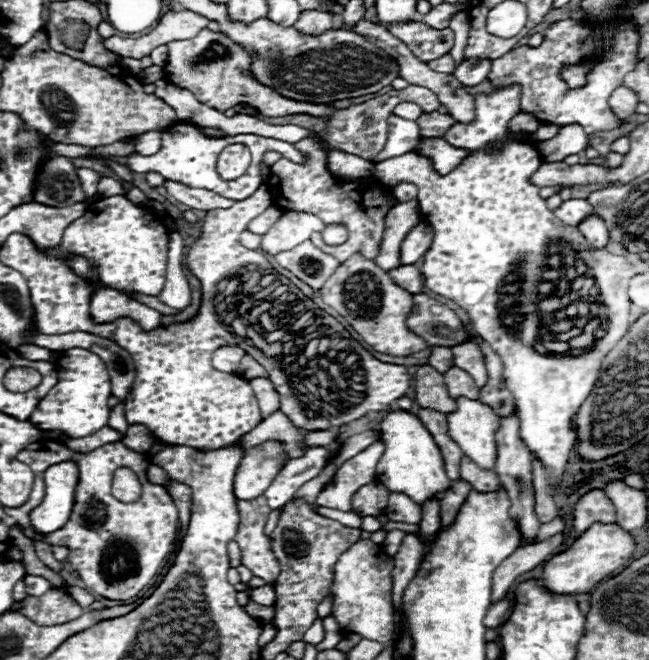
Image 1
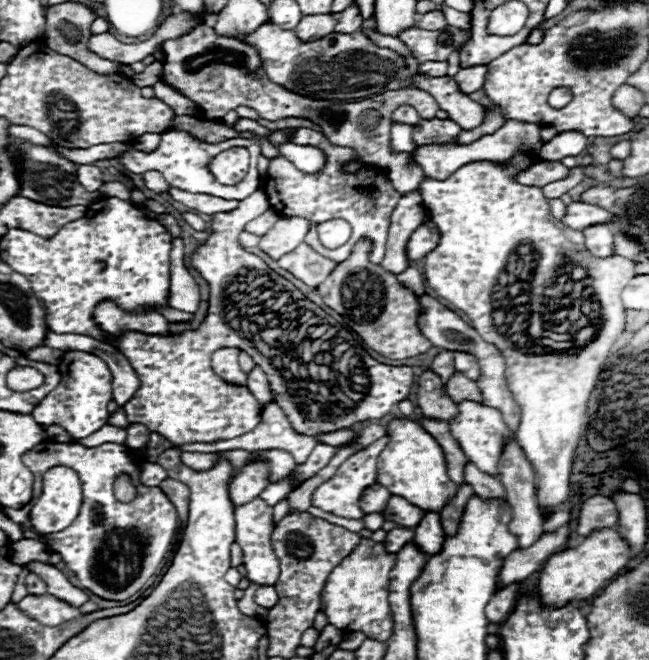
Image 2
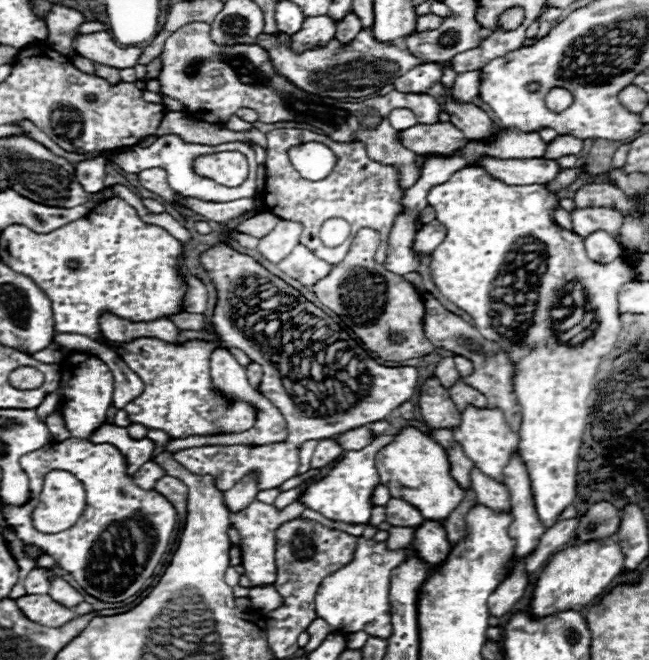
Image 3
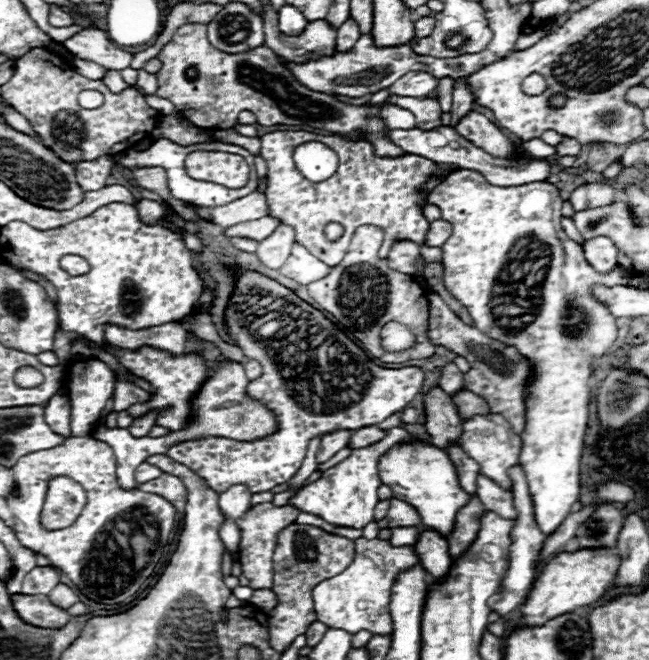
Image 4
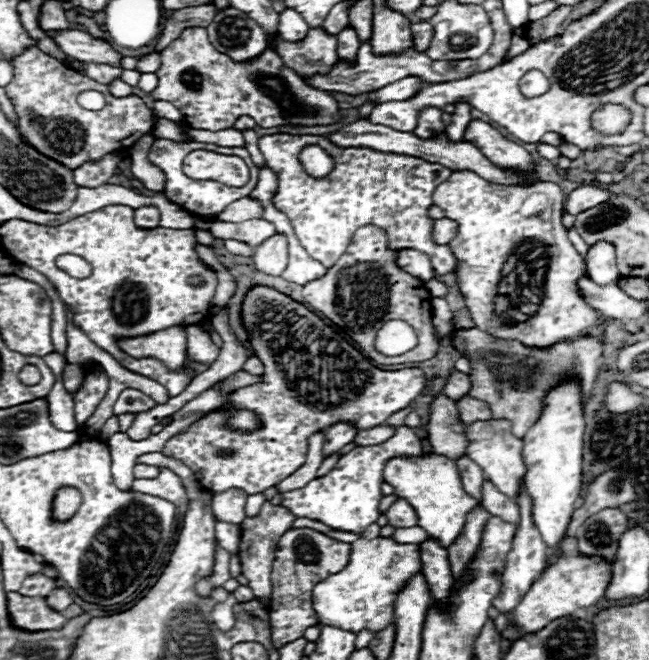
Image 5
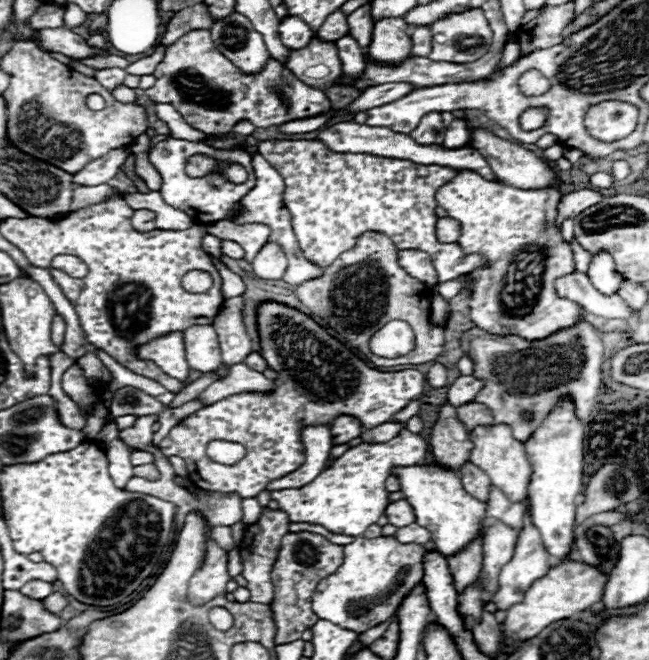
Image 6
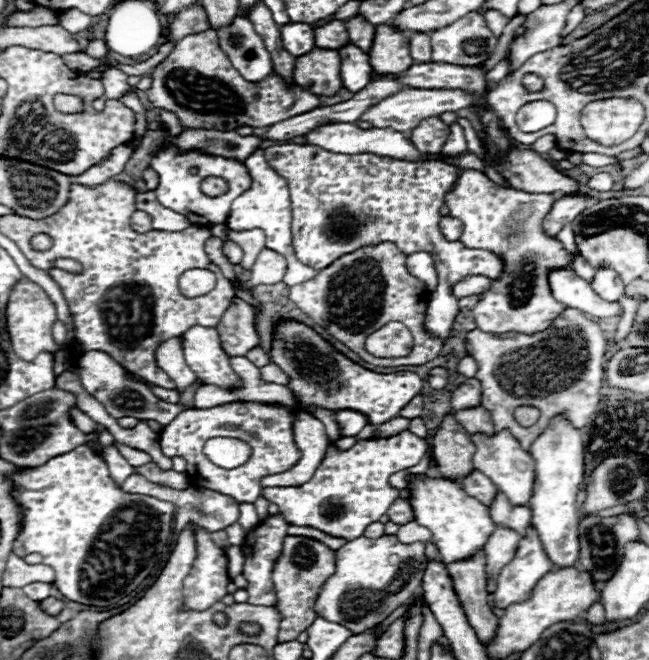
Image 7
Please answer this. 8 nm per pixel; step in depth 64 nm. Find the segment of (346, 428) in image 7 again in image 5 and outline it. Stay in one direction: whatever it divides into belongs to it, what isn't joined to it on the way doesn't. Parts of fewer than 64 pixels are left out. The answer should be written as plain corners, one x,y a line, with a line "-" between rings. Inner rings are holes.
338,422
334,426
330,426
326,430
326,442
324,442
324,456
330,456
332,452
340,450
342,446
346,446
348,442
352,442
356,438
358,430
354,426
350,426
348,422

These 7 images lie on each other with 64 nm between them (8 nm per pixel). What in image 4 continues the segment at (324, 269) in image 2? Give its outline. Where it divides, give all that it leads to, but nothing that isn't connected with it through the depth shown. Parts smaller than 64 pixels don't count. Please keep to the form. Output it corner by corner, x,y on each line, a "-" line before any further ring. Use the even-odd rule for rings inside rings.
296,242
292,246
292,254
290,254
288,262
282,266
280,272
284,276
296,280
302,286
308,286
308,284
324,278
330,272
330,266
326,266
324,262
318,262
318,258
314,258
304,246
300,246

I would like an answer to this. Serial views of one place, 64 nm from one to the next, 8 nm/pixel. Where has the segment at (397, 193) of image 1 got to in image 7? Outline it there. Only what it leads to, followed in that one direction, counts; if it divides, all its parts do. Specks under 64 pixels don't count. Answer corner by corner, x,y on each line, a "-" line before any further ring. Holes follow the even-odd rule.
212,28
178,40
170,56
154,68
152,88
146,90
146,96
154,108
176,114
180,124
186,128
264,128
318,108
316,94
306,92
300,86
294,86
294,90
286,88
274,72
258,84
244,80
222,52
-
426,118
412,130
412,142
422,154
440,154
450,128
438,118

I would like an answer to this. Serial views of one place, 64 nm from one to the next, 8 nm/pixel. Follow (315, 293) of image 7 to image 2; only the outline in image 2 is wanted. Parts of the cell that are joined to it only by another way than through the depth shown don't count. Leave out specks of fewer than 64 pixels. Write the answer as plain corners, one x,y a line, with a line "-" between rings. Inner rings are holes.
362,238
362,242
354,246
350,258
340,262
332,270
330,278
316,288
322,296
322,302
344,316
346,324
364,340
370,350
390,360
404,360
428,352
432,344
418,330
418,296
410,288
402,286
394,274
382,270
380,264
372,264
368,260
370,250
372,242
368,238

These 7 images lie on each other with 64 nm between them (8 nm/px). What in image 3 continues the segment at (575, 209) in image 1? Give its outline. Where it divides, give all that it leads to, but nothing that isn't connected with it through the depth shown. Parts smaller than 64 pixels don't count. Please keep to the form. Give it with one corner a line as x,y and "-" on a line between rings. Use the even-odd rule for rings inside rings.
576,208
570,216
574,232
582,238
586,238
586,234
592,234
592,230
606,230
618,238
624,224
624,216
618,208

